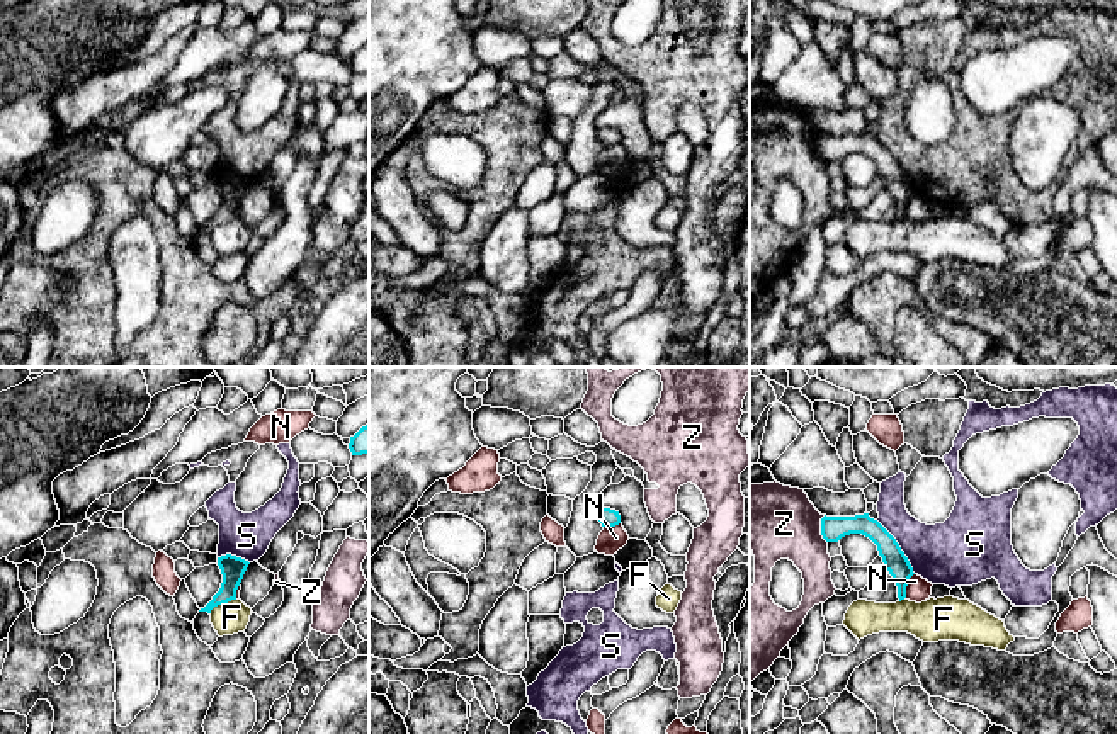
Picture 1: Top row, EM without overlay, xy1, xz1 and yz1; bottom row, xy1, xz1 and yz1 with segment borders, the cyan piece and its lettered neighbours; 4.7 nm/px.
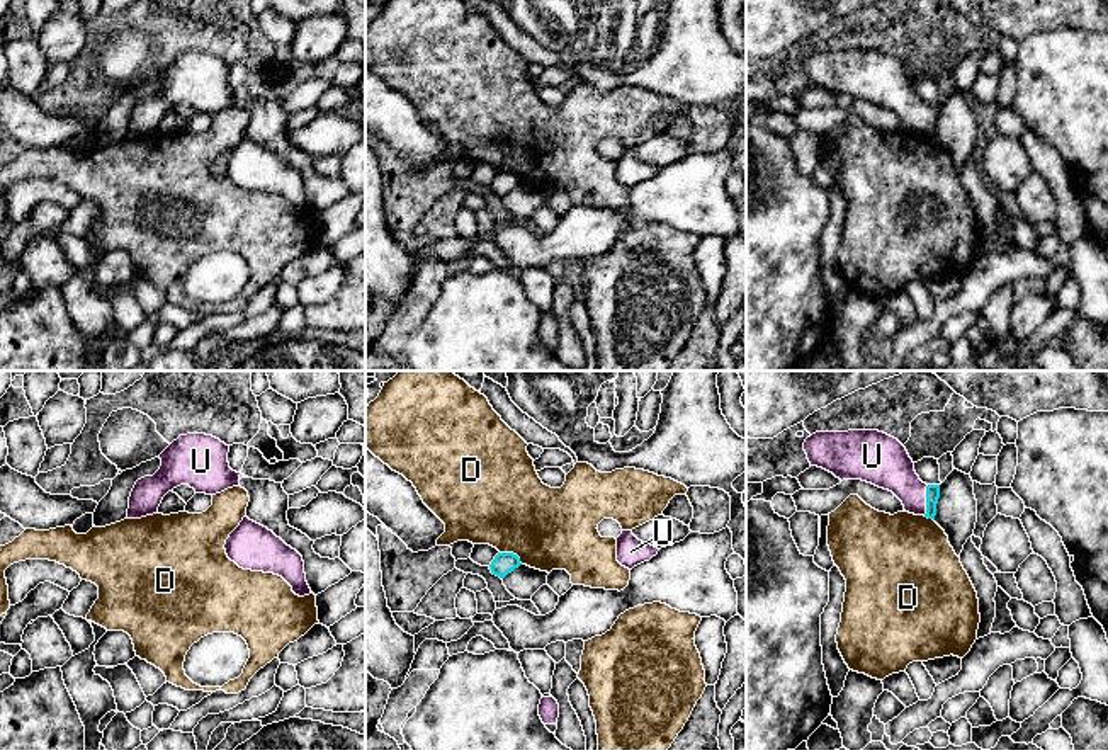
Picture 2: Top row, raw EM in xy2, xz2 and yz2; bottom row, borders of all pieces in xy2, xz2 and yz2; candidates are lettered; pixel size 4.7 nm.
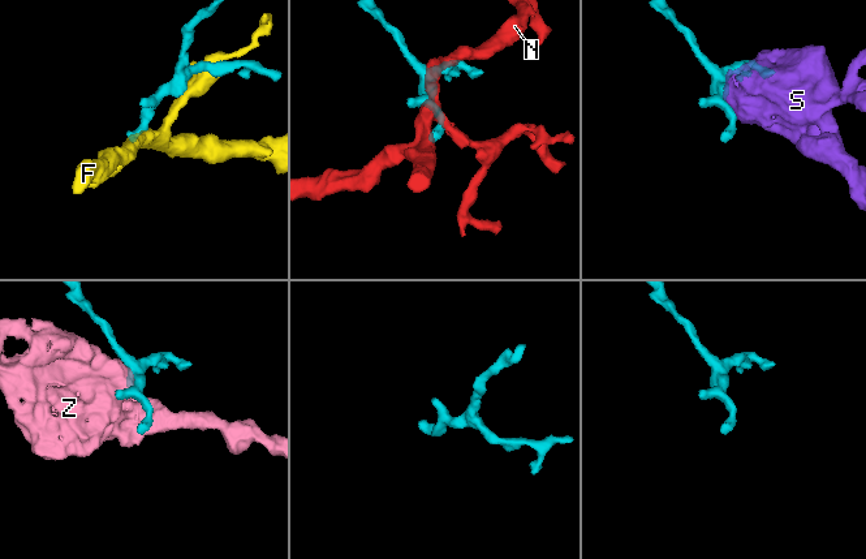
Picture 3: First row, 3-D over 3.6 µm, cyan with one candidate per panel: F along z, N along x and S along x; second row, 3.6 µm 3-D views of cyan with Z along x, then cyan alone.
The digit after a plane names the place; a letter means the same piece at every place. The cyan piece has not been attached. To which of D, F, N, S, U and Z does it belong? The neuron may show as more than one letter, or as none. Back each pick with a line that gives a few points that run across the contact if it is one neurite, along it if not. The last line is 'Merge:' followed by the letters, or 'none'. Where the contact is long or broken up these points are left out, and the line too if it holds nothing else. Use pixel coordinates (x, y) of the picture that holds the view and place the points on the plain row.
Merge: U

